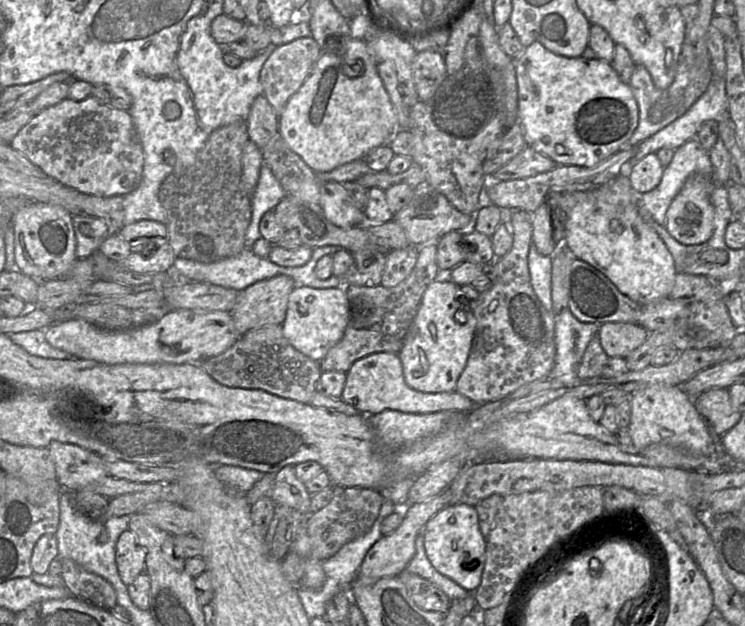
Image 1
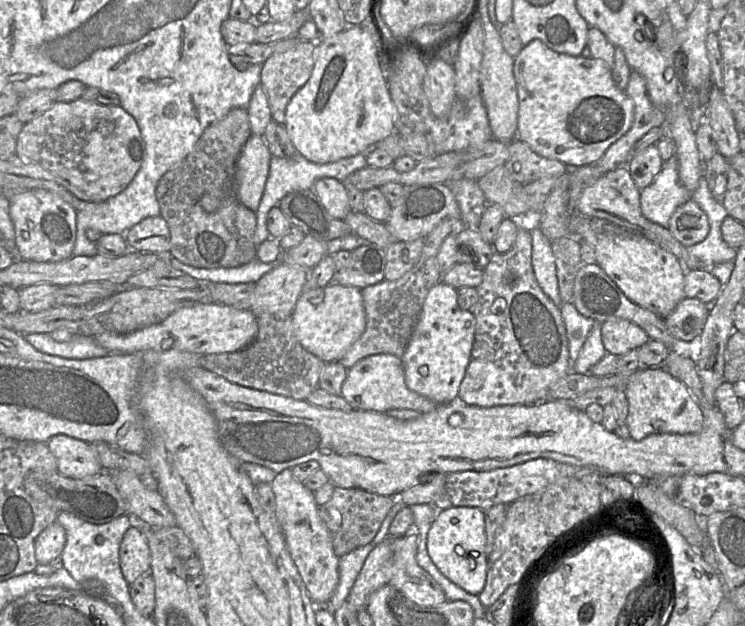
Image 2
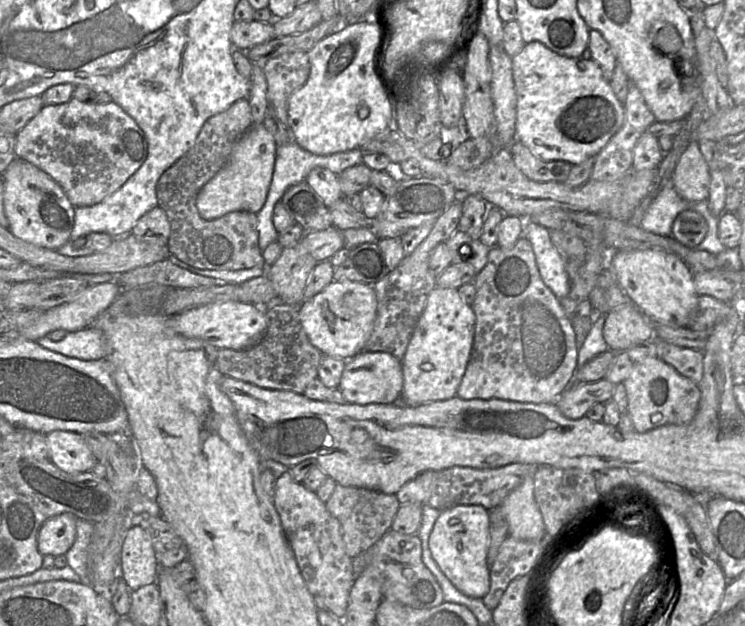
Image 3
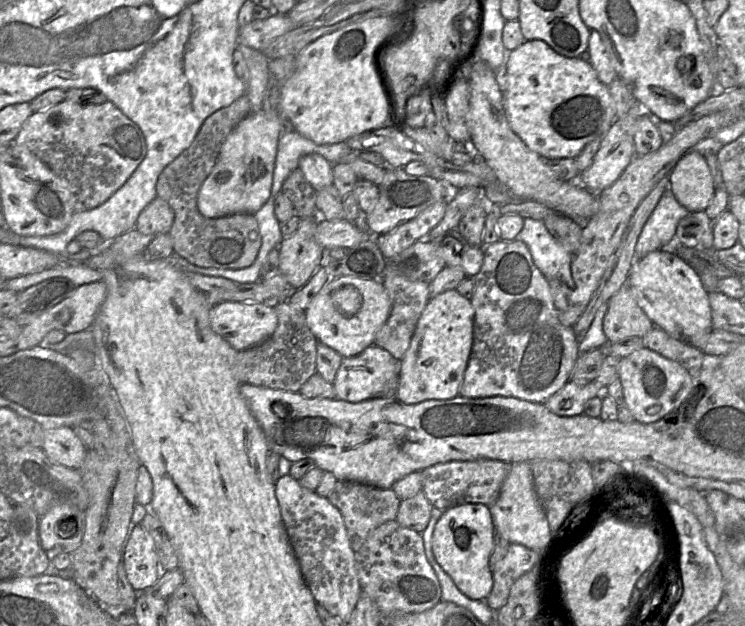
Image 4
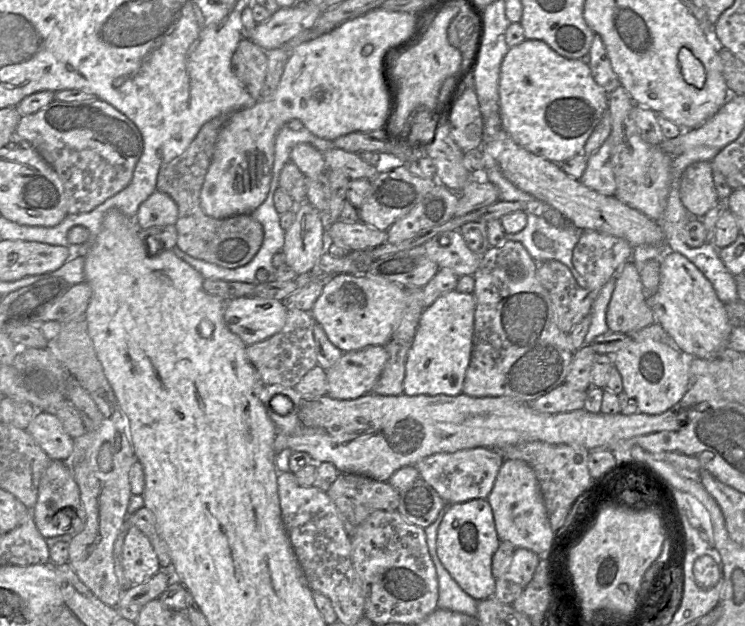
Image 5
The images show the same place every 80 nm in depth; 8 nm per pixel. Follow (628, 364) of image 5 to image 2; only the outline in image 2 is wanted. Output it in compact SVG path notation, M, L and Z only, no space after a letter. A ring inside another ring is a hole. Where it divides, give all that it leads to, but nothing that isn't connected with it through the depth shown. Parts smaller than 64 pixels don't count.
M649 367L630 375L625 388L628 400L626 424L630 437L641 441L651 434L696 434L703 428L701 408L688 388L664 368Z

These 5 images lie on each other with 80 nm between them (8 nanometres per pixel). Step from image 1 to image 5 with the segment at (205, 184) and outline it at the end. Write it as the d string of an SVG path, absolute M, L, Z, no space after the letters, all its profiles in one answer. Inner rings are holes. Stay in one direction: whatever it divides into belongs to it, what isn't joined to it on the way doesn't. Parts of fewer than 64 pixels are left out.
M225 113L206 122L183 153L160 167L156 187L156 190L169 195L177 204L176 245L196 259L229 269L248 264L259 251L264 238L262 225L251 214L212 218L204 213L200 205L200 192L216 141L231 115L232 113Z

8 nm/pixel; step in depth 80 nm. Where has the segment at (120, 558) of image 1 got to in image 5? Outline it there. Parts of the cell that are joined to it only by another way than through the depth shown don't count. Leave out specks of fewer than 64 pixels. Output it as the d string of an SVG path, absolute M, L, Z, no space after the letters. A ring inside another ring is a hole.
M135 526L125 537L122 564L124 575L132 586L147 582L162 569L150 541Z

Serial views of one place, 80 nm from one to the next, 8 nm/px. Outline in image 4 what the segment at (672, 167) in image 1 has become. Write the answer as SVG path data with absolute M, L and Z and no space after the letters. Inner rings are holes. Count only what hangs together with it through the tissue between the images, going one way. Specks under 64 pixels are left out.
M666 189L637 239L633 263L661 250L675 236L678 222L688 215L692 213L678 203L670 189Z

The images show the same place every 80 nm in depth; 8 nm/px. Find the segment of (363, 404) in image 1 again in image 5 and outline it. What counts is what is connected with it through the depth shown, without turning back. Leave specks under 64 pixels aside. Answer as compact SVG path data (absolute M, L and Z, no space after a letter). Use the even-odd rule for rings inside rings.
M379 345L343 353L329 370L325 370L327 395L338 400L349 400L372 393L387 360L387 350Z

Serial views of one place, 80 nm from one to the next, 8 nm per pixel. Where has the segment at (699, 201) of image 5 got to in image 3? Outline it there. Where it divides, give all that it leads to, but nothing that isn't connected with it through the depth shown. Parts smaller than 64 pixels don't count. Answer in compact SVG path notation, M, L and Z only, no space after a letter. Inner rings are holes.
M696 140L689 142L679 158L672 182L677 194L687 201L698 202L709 198L710 170Z

